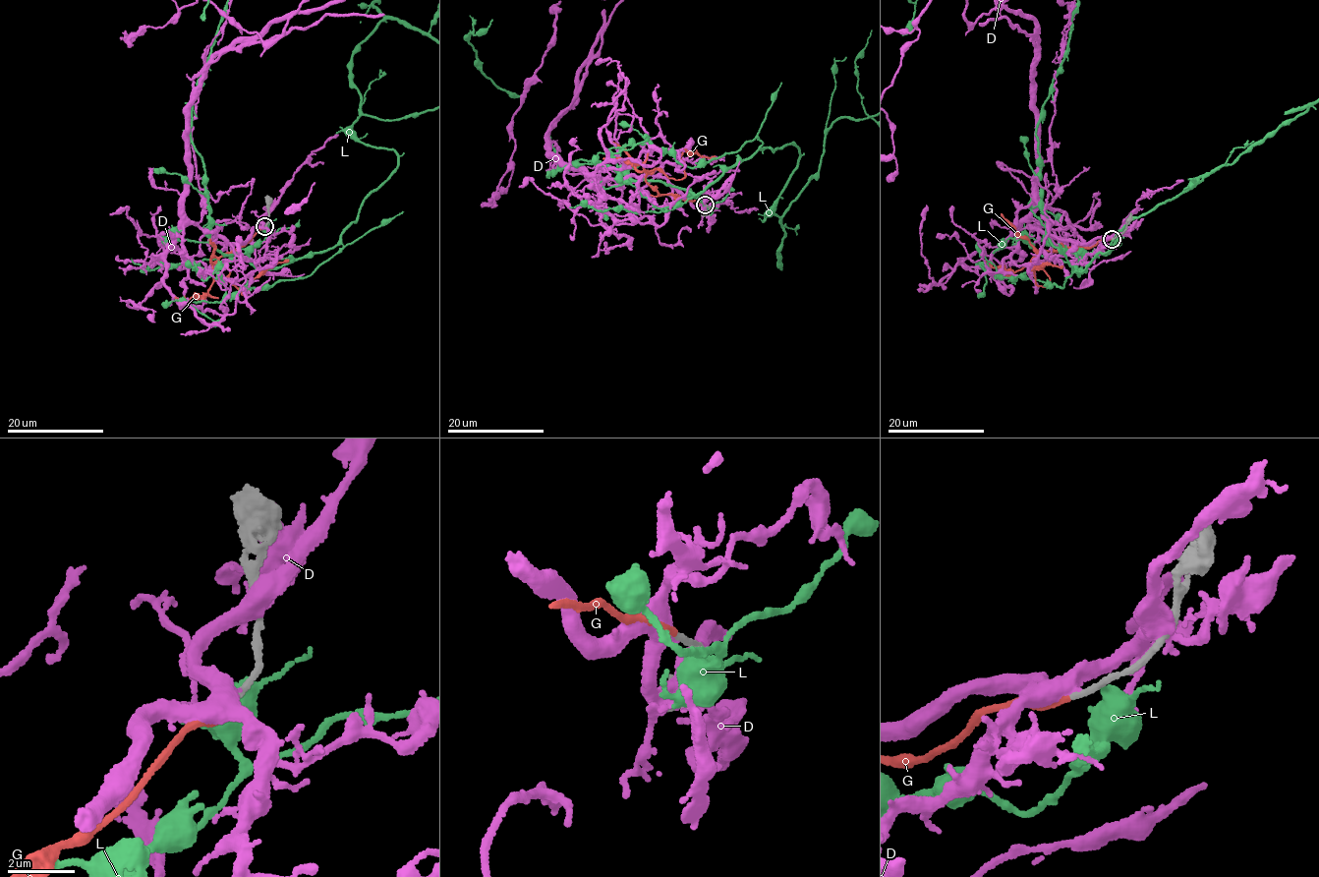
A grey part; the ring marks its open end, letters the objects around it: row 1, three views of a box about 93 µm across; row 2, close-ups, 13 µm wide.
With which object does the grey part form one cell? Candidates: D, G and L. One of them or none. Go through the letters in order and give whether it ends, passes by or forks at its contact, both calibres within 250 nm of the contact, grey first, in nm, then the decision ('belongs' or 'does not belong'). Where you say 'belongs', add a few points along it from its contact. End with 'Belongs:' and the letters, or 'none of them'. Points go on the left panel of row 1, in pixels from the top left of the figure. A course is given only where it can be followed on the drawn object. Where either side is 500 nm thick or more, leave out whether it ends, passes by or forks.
D: it passes by | 170/480 nm | does not belong
G: it ends | 160/160 nm | belongs
L: it passes by | 220/280 nm | does not belong
Belongs: G

